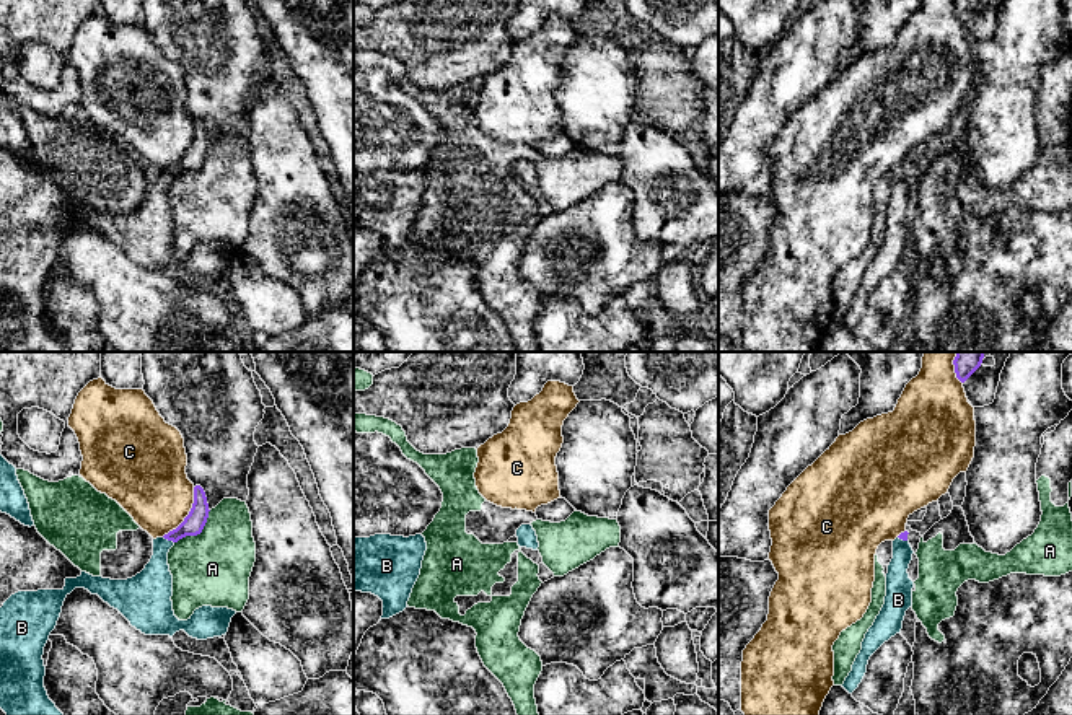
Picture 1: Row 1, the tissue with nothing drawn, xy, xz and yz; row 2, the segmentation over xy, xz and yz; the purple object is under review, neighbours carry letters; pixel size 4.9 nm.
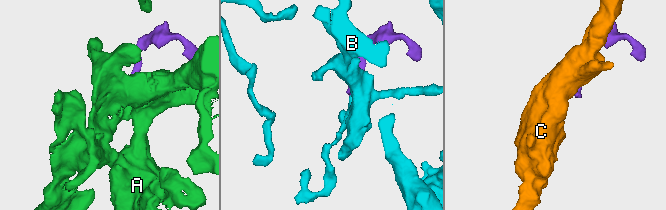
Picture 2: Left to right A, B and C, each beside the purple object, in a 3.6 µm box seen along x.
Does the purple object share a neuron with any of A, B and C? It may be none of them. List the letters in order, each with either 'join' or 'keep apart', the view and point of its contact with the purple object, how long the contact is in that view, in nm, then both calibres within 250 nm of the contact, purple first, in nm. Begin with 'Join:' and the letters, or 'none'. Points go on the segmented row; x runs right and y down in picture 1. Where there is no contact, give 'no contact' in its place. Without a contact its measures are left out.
Join: B
A: keep apart | xy (197, 533) | 240 nm | 110/360 nm
B: join | xy (168, 539) | 70 nm | 110/190 nm
C: keep apart | xy (188, 515) | 300 nm | 110/360 nm

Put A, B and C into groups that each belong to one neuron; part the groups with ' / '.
A / B / C

